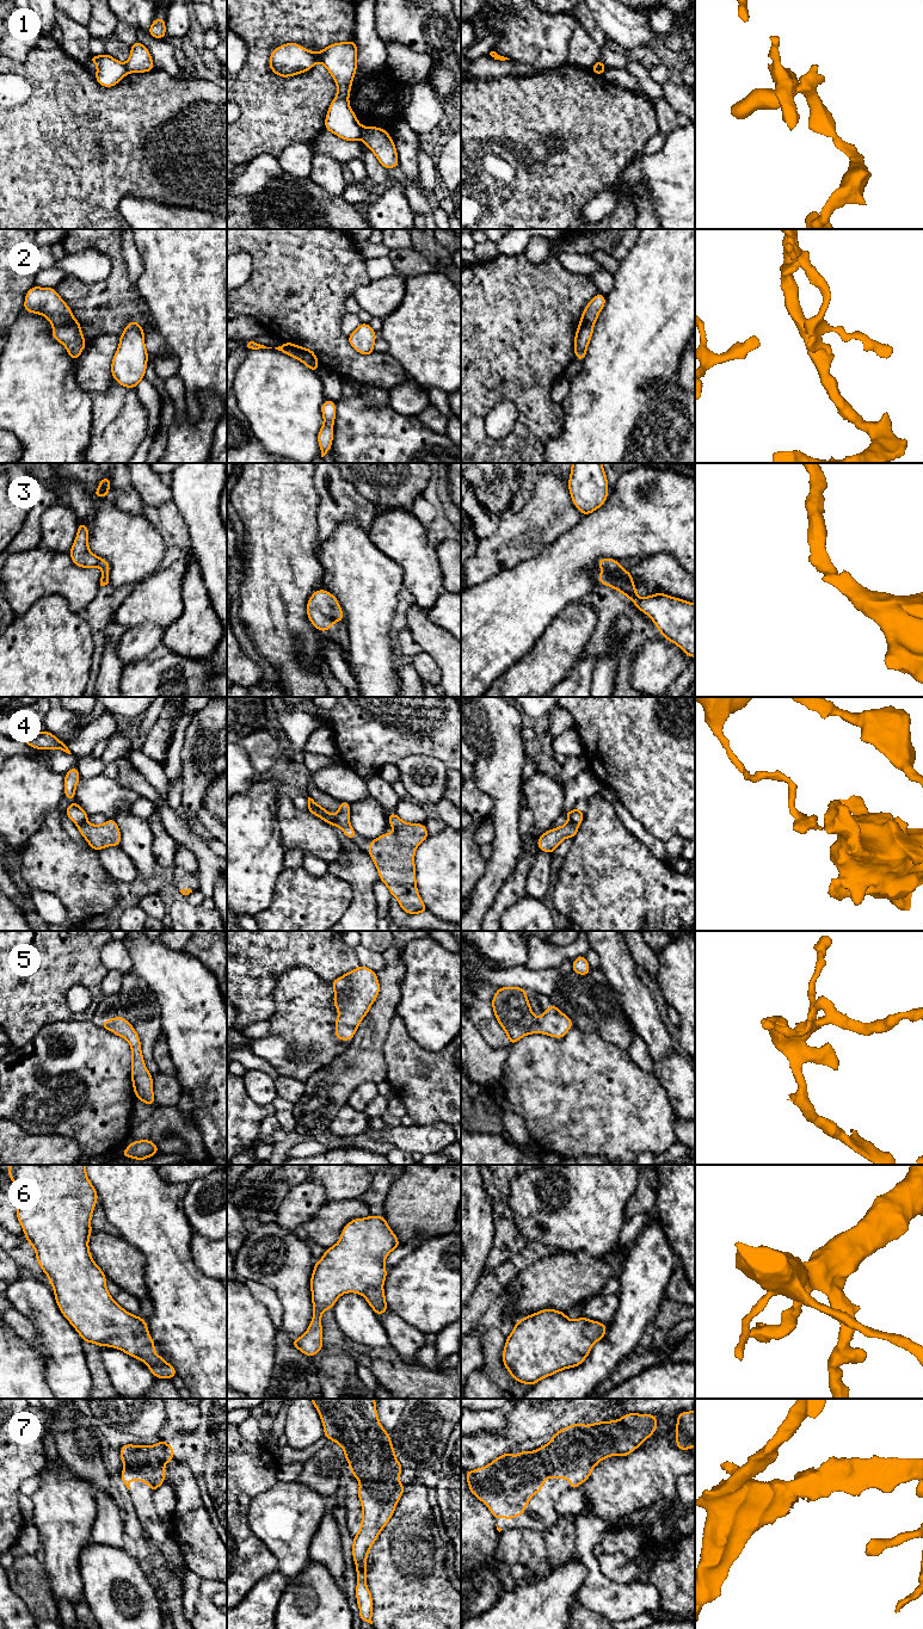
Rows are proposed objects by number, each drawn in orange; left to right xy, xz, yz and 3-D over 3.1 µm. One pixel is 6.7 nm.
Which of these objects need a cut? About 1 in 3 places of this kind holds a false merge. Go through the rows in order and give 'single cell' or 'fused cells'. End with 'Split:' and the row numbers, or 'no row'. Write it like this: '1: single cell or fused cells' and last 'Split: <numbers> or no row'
1: fused cells
2: fused cells
3: single cell
4: fused cells
5: single cell
6: single cell
7: single cell
Split: 1, 2, 4

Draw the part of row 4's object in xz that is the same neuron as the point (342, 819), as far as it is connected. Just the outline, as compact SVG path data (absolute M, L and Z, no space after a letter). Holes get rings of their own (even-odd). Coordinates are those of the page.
M341 801L339 802L338 813L336 815L332 815L320 804L318 804L318 808L321 812L324 819L334 826L338 826L349 839L353 840L357 833L350 826L350 807L350 803Z

